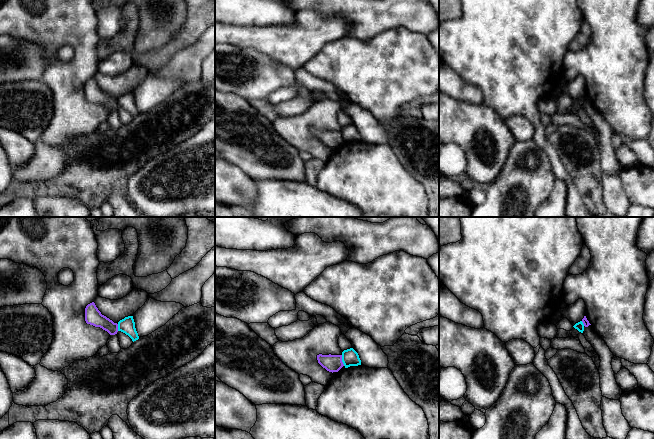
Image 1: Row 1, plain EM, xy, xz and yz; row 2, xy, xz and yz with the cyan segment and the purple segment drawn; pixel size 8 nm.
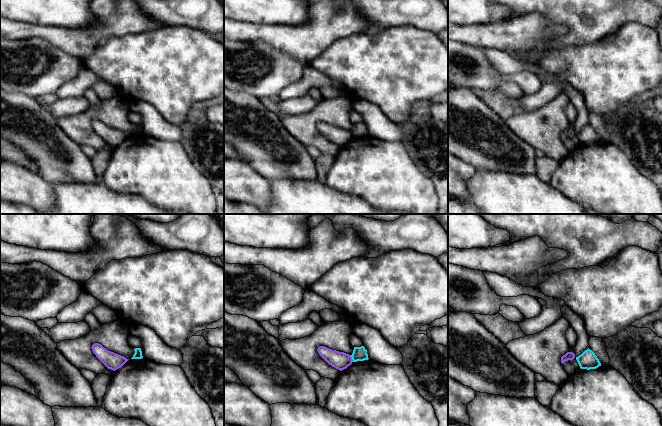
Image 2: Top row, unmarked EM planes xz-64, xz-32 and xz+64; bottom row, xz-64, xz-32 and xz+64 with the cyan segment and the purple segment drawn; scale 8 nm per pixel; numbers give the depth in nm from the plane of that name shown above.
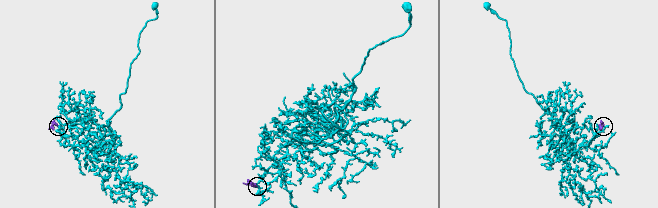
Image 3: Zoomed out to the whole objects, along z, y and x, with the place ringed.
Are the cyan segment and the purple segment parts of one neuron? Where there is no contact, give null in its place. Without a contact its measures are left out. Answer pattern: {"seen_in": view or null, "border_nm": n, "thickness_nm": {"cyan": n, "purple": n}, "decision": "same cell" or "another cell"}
{"seen_in": "xz", "border_nm": 90, "thickness_nm": {"cyan": 140, "purple": 140}, "decision": "another cell"}

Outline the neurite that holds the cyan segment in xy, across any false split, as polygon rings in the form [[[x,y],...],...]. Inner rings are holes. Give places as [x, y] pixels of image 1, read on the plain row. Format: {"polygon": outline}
{"polygon": [[[128,92],[120,96],[118,98],[118,107],[121,107],[128,111],[133,118],[139,115],[133,92]]]}

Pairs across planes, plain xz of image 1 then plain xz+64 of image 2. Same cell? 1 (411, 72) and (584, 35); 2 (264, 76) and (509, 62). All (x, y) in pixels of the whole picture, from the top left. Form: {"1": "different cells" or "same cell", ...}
{"1": "different cells", "2": "different cells"}

